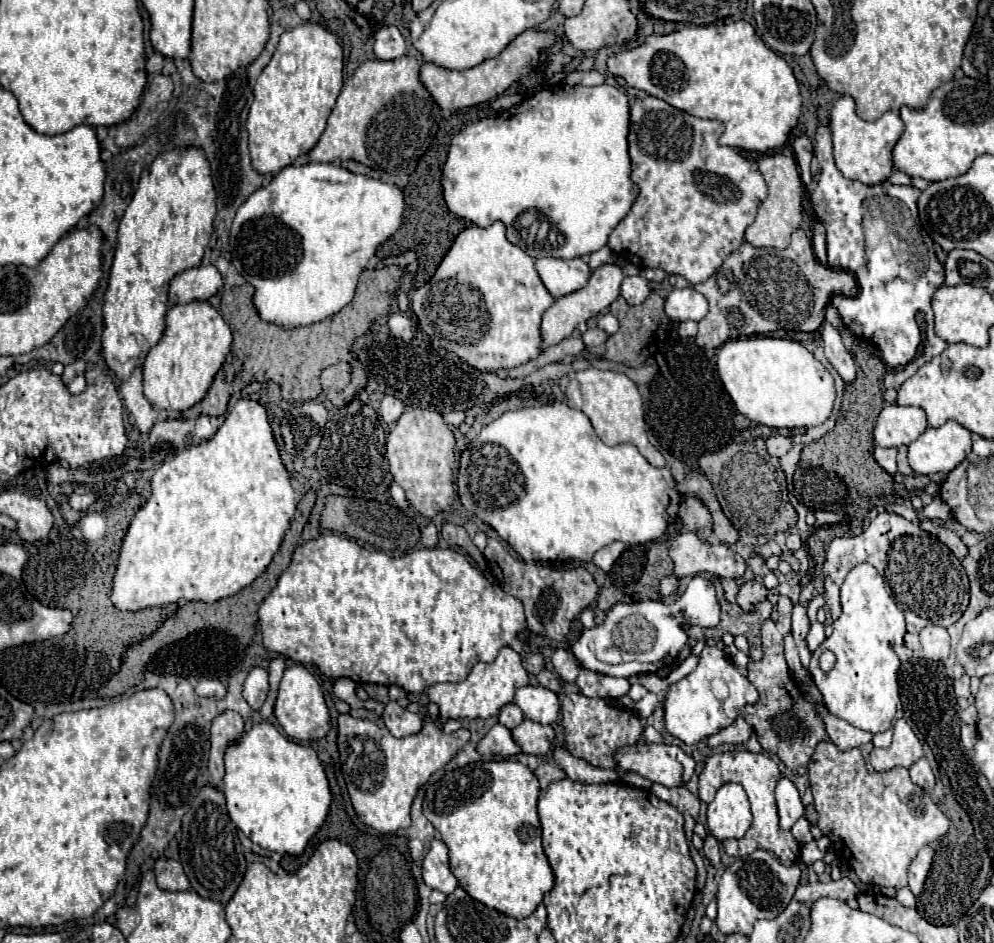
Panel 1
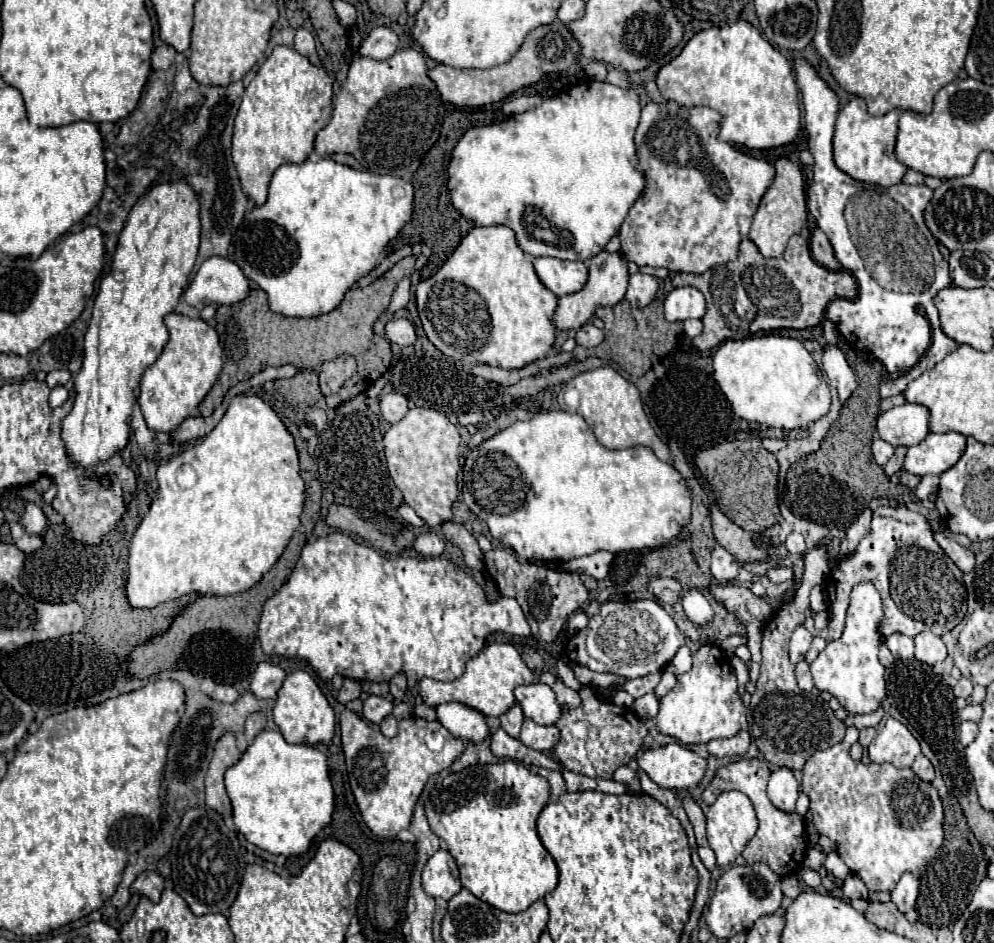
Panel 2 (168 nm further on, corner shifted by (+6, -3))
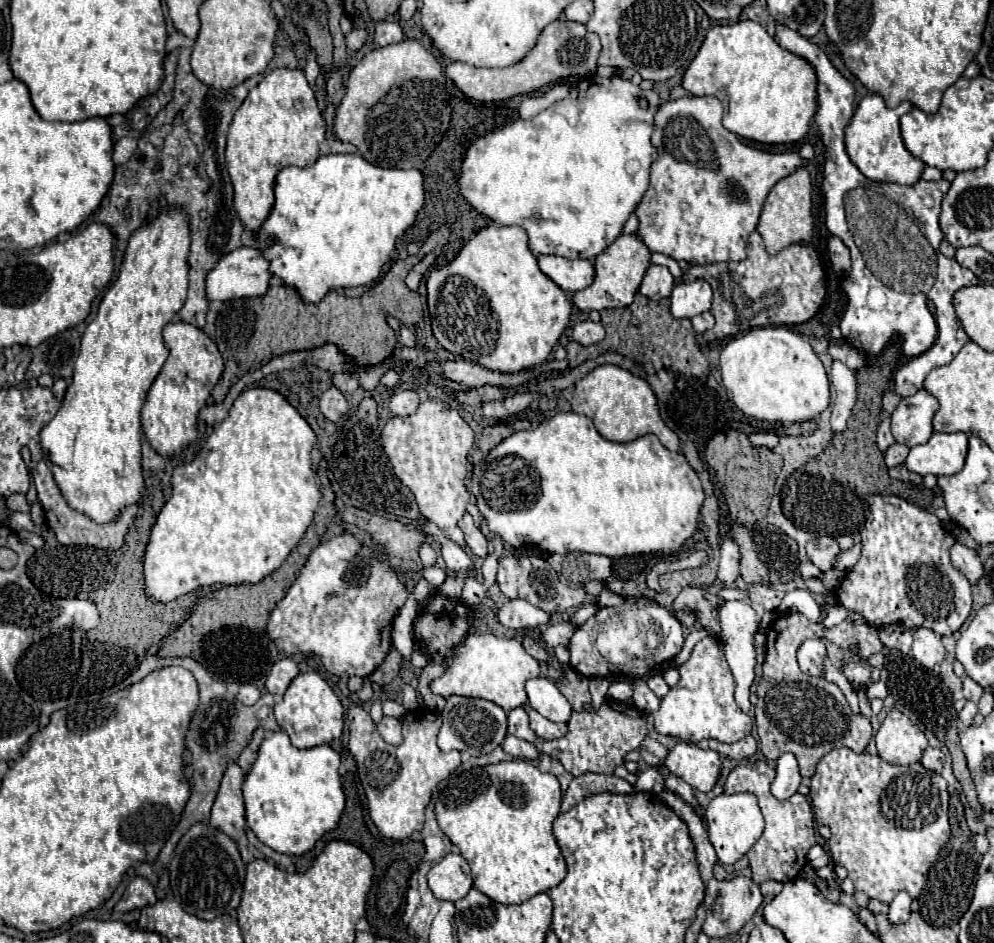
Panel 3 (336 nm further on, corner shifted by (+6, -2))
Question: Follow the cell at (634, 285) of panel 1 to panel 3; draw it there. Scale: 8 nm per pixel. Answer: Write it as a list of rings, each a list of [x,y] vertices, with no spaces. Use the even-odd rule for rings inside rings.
[[[651,265],[641,281],[639,293],[657,301],[657,299],[669,297],[671,289],[673,289],[673,275],[669,273],[669,269],[659,267],[659,265]]]

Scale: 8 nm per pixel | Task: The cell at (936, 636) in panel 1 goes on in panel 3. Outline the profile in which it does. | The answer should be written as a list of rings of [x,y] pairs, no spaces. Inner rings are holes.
[[[919,627],[915,631],[915,641],[913,641],[913,657],[917,663],[925,665],[927,669],[933,669],[937,663],[943,661],[945,657],[945,647],[941,643],[941,637],[935,635],[931,629]]]

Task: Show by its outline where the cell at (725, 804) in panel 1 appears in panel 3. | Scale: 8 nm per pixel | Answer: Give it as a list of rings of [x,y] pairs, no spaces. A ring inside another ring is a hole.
[[[751,793],[717,795],[705,809],[705,821],[709,827],[709,841],[717,853],[717,859],[723,865],[733,865],[735,861],[739,861],[753,847],[753,843],[761,837],[763,827],[765,827],[757,799]]]

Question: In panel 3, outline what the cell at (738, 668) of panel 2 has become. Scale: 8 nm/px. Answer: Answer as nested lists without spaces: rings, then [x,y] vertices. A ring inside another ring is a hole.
[[[727,601],[723,605],[723,609],[719,611],[719,617],[721,617],[721,639],[723,639],[723,647],[725,647],[725,657],[727,657],[727,663],[733,671],[733,677],[735,677],[735,701],[737,705],[743,709],[743,712],[749,713],[752,704],[749,703],[749,687],[755,679],[755,673],[753,673],[753,667],[755,667],[755,645],[753,645],[753,635],[757,633],[757,625],[759,625],[759,619],[755,615],[755,611],[751,609],[749,603],[745,601]]]

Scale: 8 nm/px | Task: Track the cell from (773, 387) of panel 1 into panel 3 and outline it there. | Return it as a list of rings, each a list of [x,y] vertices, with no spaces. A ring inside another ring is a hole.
[[[759,327],[743,337],[731,339],[721,351],[719,367],[723,387],[731,393],[735,407],[749,417],[769,423],[801,423],[817,417],[829,407],[829,379],[819,357],[811,349],[807,338],[788,327]]]

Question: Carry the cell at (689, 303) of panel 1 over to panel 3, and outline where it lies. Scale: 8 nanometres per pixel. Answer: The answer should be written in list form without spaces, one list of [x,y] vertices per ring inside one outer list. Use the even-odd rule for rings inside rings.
[[[697,279],[693,283],[679,283],[671,293],[671,315],[675,319],[695,317],[711,309],[711,287],[707,281]]]

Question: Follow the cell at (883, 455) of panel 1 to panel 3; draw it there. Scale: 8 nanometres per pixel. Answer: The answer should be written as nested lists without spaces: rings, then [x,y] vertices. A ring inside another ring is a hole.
[[[885,417],[877,429],[877,447],[885,453],[891,445],[895,443],[893,435],[891,435],[891,429],[889,429],[889,417]]]

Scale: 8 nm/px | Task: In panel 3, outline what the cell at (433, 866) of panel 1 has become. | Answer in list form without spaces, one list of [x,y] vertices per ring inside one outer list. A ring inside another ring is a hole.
[[[449,853],[437,861],[427,873],[427,881],[433,895],[445,901],[463,899],[473,883],[467,861],[457,853]]]

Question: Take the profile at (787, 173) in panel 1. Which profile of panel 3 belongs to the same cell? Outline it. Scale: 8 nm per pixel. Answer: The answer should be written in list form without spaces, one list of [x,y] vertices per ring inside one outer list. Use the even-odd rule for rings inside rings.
[[[797,167],[791,175],[783,177],[781,181],[775,183],[775,187],[771,189],[763,211],[761,211],[761,219],[757,223],[757,231],[765,241],[767,253],[777,255],[781,249],[785,249],[791,243],[809,243],[811,235],[813,235],[813,215],[811,215],[811,179],[809,179],[809,171],[805,167]]]

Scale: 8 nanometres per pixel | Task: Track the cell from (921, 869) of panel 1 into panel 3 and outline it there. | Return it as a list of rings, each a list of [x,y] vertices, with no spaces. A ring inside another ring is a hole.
[[[907,891],[897,893],[895,899],[889,903],[889,915],[887,915],[889,921],[891,923],[903,923],[903,921],[907,921],[909,915],[911,915],[911,909],[909,909],[911,901],[913,901],[913,897]]]

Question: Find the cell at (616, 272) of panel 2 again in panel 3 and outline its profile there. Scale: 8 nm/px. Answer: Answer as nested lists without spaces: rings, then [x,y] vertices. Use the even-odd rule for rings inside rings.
[[[621,235],[611,243],[603,253],[597,255],[595,259],[595,277],[593,283],[587,289],[581,289],[573,295],[573,305],[579,311],[601,311],[601,309],[611,309],[611,307],[627,307],[631,305],[639,283],[647,271],[649,263],[649,249],[635,237],[635,235]]]

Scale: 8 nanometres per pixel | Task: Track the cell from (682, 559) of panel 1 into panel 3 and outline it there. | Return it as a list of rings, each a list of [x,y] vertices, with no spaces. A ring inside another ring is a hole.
[[[725,539],[721,543],[717,577],[725,587],[731,587],[735,583],[737,575],[739,575],[739,547],[731,539]]]

